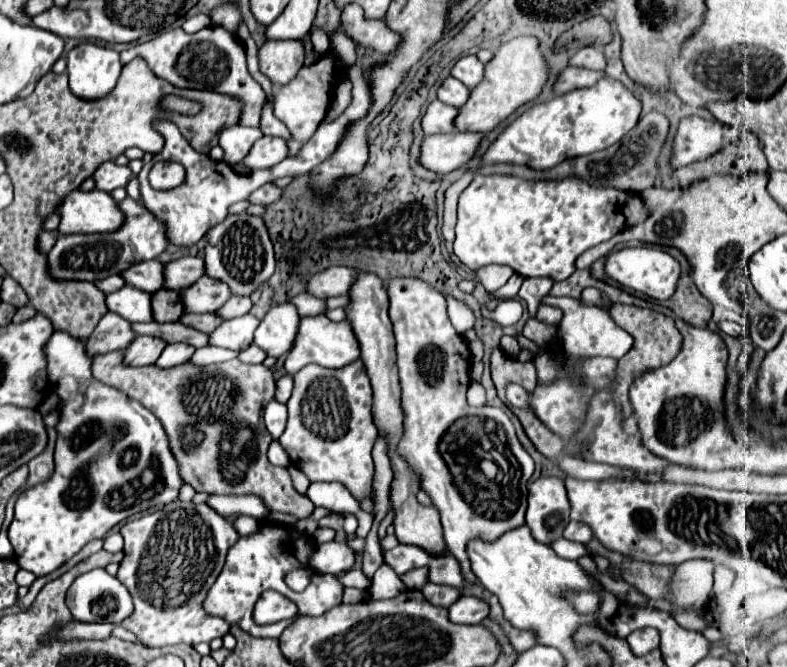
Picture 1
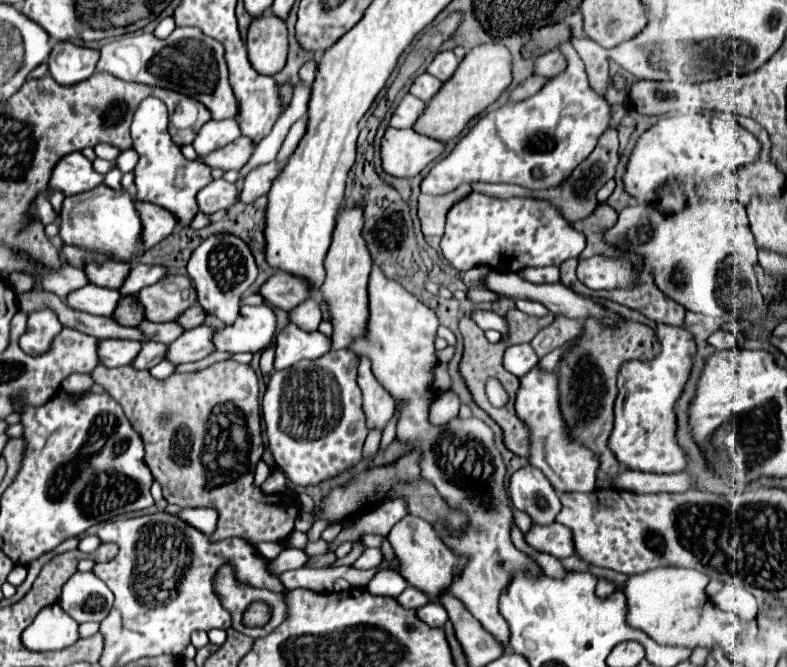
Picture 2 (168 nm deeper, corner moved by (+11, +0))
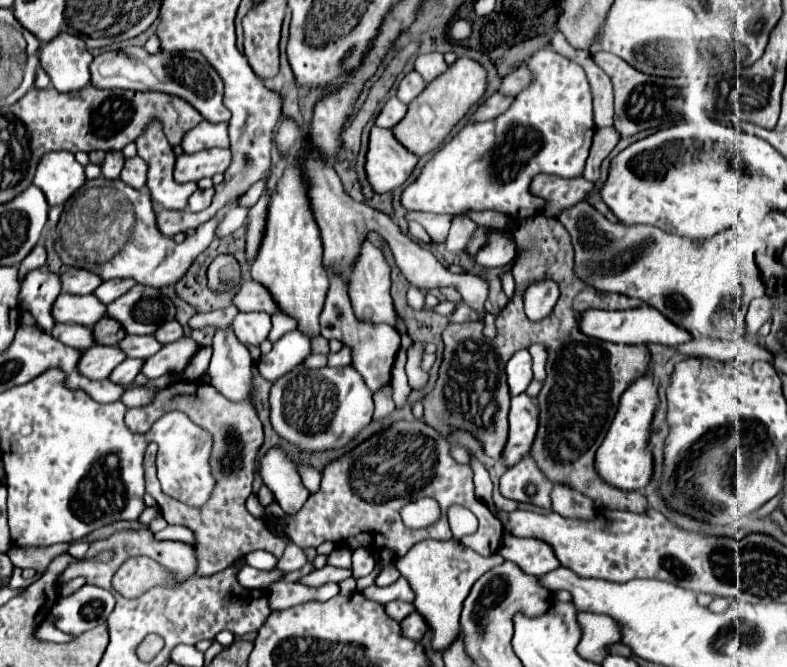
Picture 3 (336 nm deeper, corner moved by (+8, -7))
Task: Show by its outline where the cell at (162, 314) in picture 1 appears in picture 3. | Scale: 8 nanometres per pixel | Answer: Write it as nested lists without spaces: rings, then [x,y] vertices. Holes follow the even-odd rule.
[[[101,317],[97,325],[93,325],[93,339],[97,339],[97,345],[117,345],[125,337],[125,331],[115,319]]]

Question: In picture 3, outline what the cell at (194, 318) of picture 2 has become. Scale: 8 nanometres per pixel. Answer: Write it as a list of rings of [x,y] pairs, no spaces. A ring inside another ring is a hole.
[[[169,321],[165,323],[165,327],[157,327],[157,331],[153,333],[153,337],[161,343],[161,345],[167,345],[167,343],[173,343],[177,339],[181,339],[185,335],[183,327],[177,323],[177,321]]]

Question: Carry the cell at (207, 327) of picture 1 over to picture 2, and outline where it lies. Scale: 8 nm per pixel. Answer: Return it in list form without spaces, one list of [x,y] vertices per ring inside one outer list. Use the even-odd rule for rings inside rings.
[[[144,320],[140,324],[140,330],[144,332],[146,340],[156,340],[156,342],[164,342],[170,344],[174,342],[178,336],[182,336],[184,328],[178,322],[166,322],[166,324],[150,324],[150,320]]]

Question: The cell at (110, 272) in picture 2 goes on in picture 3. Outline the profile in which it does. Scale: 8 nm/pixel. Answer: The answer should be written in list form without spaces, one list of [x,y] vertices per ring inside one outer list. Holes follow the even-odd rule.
[[[71,267],[71,269],[61,273],[61,293],[89,295],[99,285],[101,285],[101,277],[91,273],[91,271],[87,271],[87,269]]]

